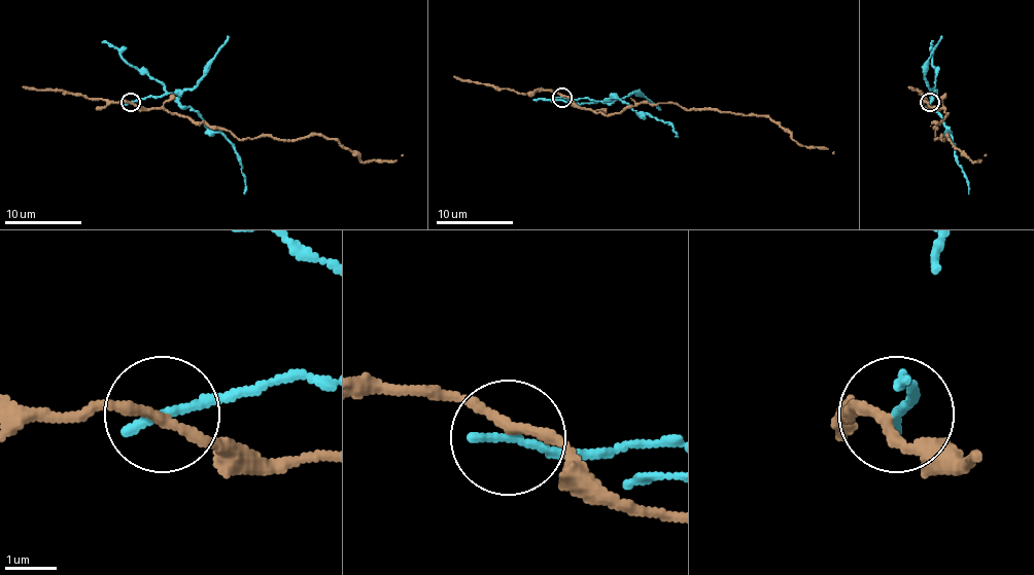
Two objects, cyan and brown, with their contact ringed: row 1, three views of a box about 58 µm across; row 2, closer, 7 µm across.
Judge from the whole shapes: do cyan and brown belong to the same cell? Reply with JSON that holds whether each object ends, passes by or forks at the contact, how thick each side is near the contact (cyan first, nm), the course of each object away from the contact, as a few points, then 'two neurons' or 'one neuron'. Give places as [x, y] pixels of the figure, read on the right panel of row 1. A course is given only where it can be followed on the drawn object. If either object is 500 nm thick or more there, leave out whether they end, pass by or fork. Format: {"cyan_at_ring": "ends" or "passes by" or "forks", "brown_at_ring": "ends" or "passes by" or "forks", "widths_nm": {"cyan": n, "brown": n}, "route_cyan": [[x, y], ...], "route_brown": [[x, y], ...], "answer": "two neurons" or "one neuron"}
{"cyan_at_ring": "ends", "brown_at_ring": "passes by", "widths_nm": {"cyan": 200, "brown": 200}, "route_cyan": [[929, 102], [933, 93], [929, 106], [952, 137], [956, 162], [967, 181], [969, 194]], "route_brown": [[929, 102], [948, 114], [934, 128], [934, 139], [948, 135], [971, 162], [980, 162], [987, 154]], "answer": "two neurons"}

